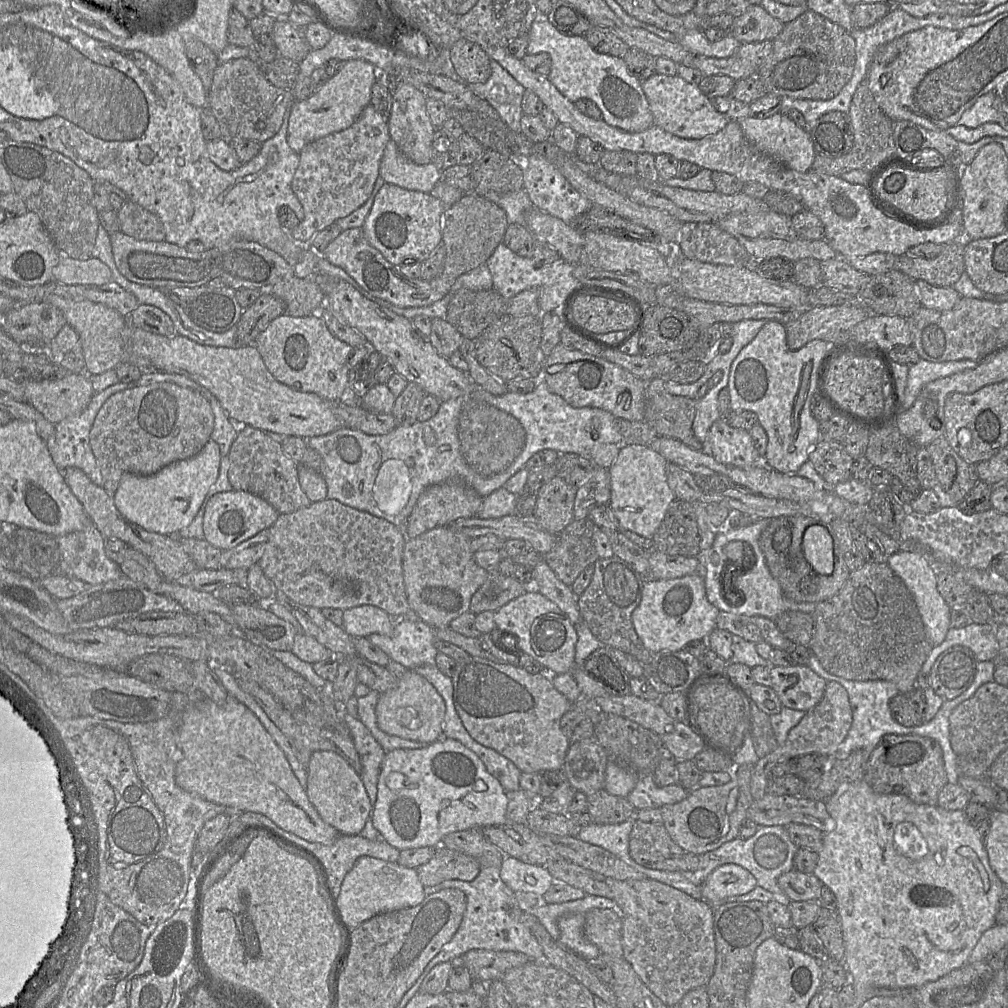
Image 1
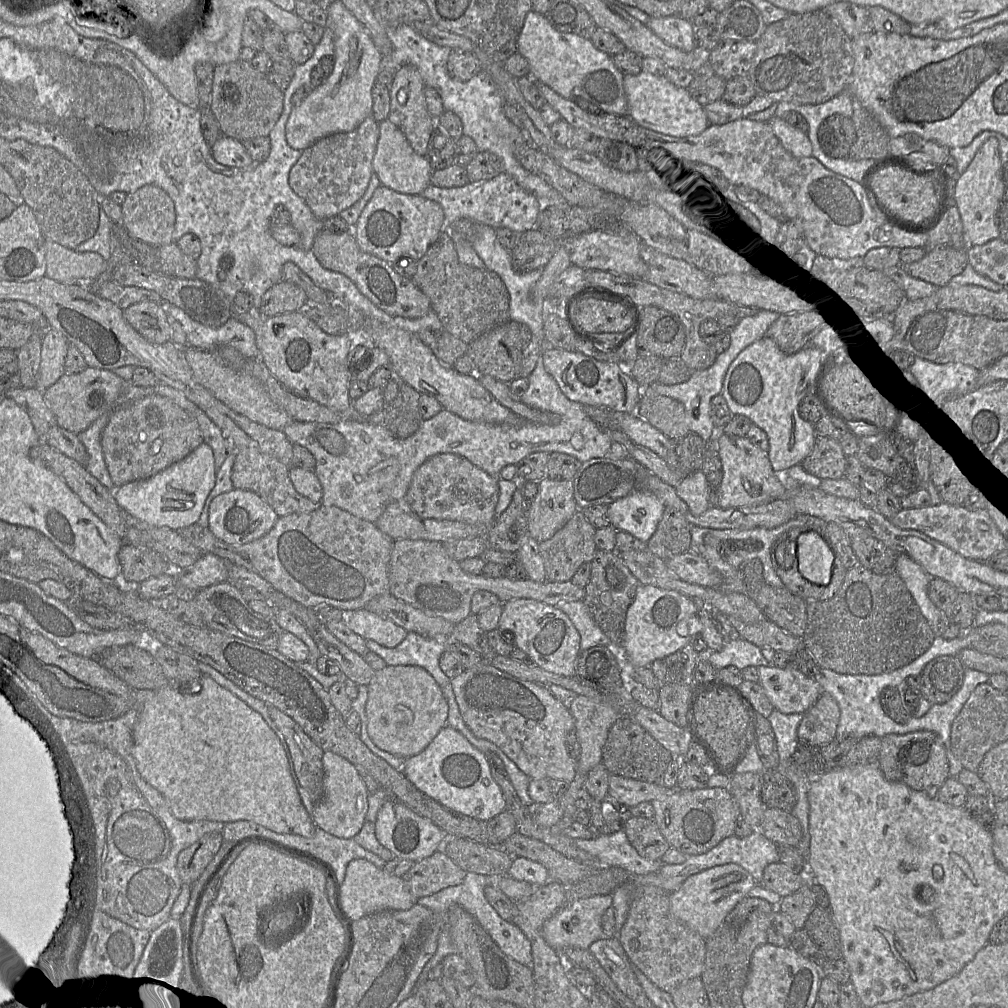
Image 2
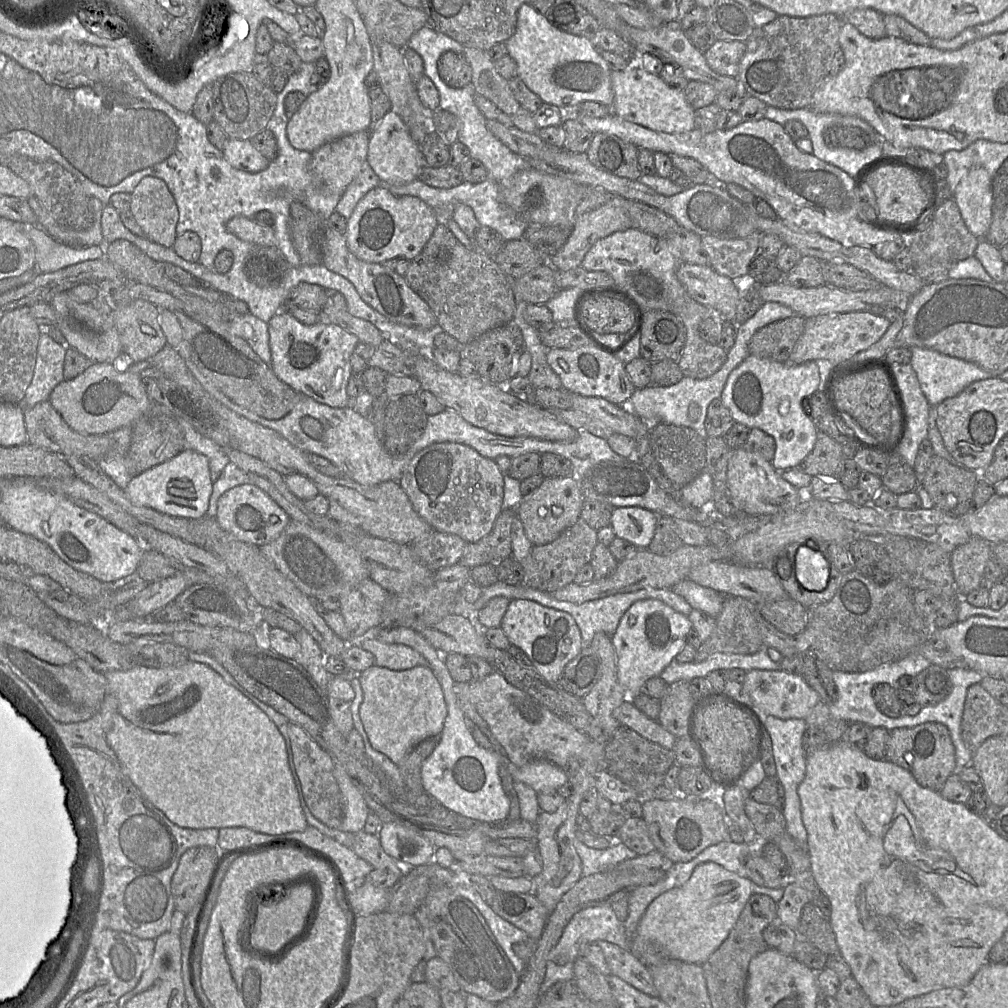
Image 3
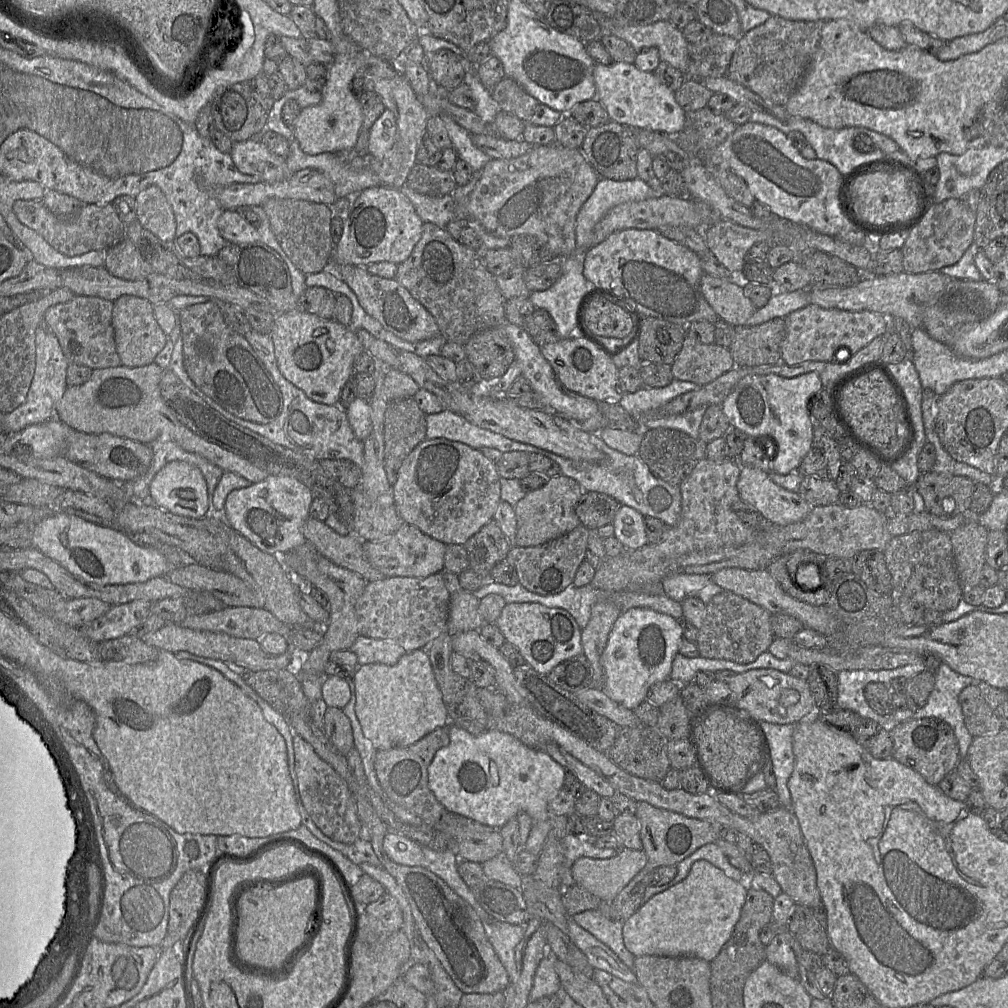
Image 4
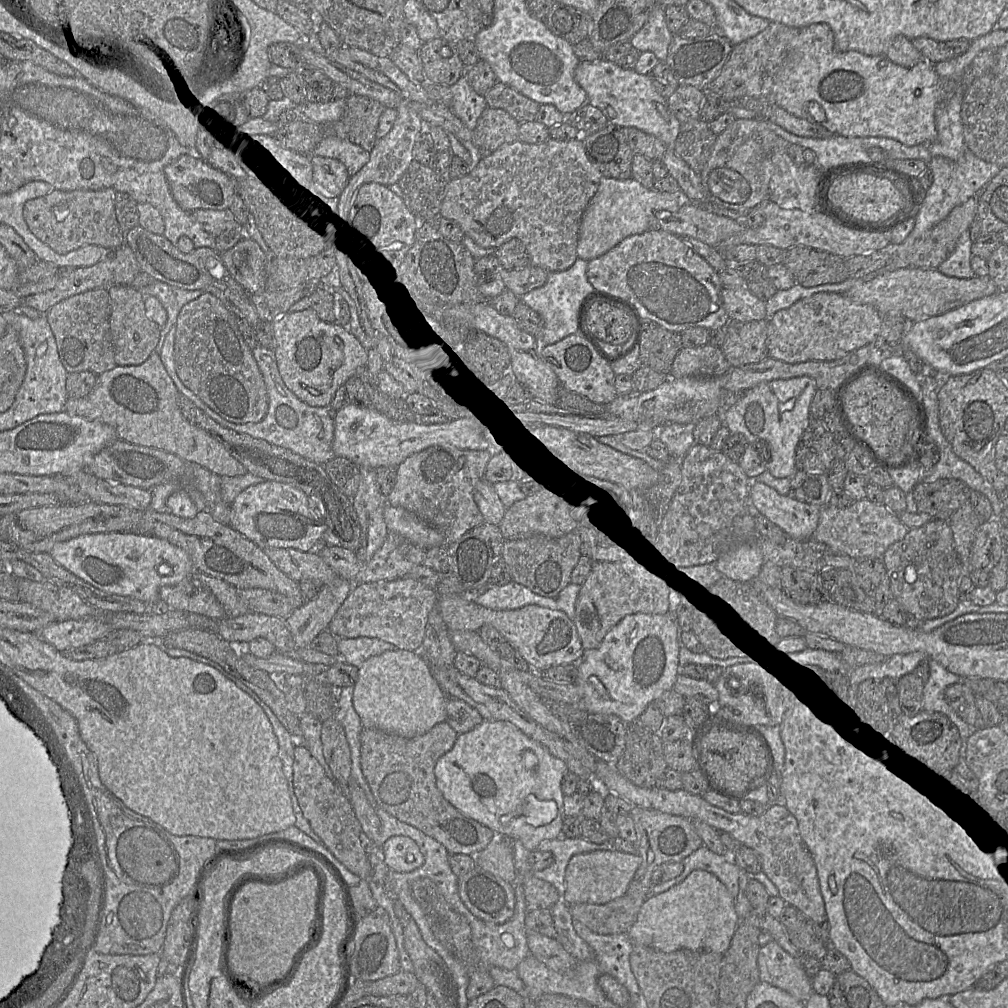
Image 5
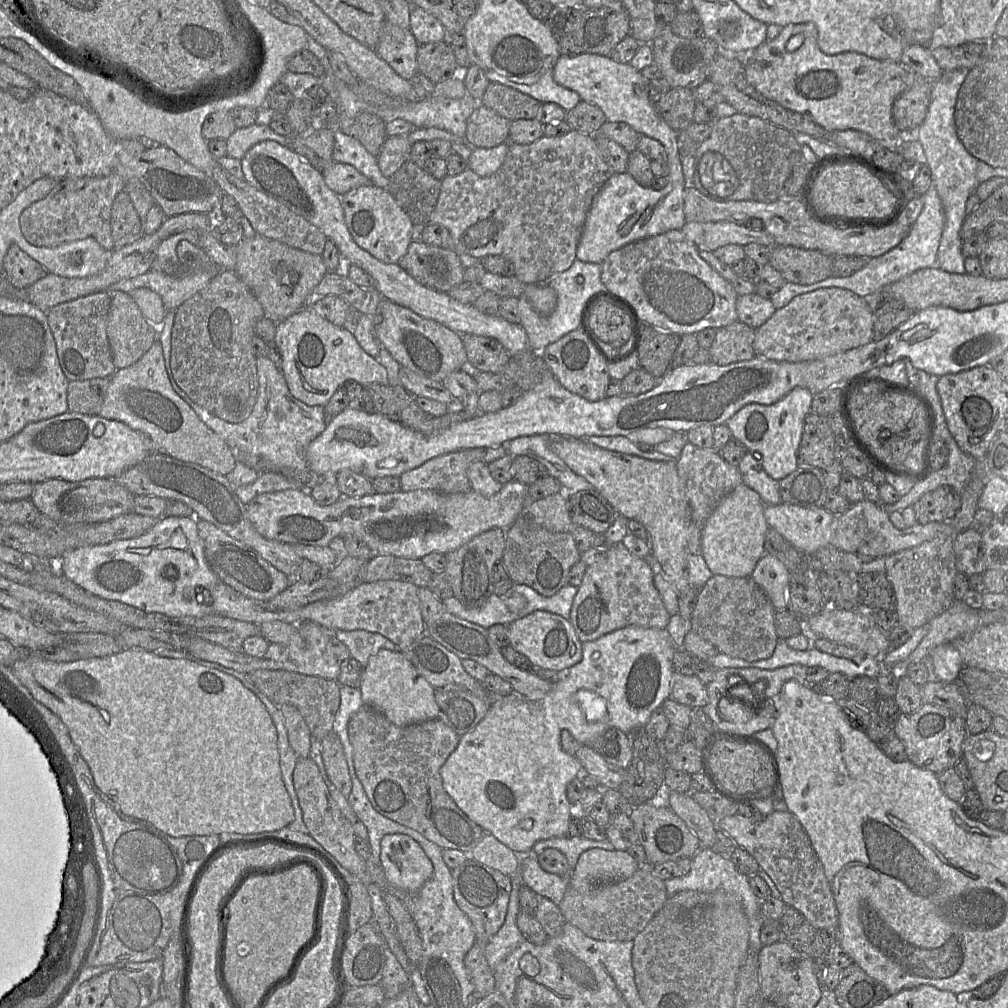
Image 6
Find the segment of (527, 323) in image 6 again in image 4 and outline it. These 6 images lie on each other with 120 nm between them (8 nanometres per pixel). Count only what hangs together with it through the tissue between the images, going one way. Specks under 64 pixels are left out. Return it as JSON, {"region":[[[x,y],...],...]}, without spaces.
{"region":[[[584,252],[563,258],[561,261],[562,274],[547,290],[530,292],[528,299],[536,309],[545,310],[553,319],[560,339],[568,339],[578,334],[578,315],[583,297],[591,291],[592,284],[584,277]]]}

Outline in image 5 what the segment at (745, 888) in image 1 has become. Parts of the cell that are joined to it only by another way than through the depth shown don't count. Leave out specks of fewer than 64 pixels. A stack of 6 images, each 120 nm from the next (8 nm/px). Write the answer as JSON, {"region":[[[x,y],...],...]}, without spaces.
{"region":[[[696,869],[667,891],[650,894],[627,935],[634,945],[662,952],[690,949],[724,954],[739,922],[735,898],[726,886],[714,874]]]}

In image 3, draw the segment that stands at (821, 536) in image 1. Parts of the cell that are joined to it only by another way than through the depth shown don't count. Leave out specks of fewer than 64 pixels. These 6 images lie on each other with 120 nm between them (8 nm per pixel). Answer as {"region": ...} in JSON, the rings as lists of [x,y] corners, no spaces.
{"region":[[[800,545],[795,555],[798,582],[809,591],[822,591],[830,578],[830,565],[824,555],[807,545]]]}

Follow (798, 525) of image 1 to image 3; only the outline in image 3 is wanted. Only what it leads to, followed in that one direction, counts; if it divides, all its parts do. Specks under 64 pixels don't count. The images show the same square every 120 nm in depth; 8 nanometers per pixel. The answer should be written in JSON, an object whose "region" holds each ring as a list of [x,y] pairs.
{"region":[[[802,543],[789,544],[779,551],[768,564],[755,567],[768,568],[788,597],[808,609],[829,602],[834,597],[843,574],[839,574],[834,567],[830,566],[830,578],[825,589],[818,592],[805,589],[798,582],[795,573],[795,555],[800,545]]]}

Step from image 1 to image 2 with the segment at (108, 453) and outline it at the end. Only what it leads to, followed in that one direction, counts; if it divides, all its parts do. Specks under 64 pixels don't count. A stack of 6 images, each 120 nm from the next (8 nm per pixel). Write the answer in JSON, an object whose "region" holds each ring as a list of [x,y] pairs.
{"region":[[[151,395],[112,409],[102,431],[101,447],[114,488],[147,479],[184,459],[204,443],[198,422],[172,400]]]}

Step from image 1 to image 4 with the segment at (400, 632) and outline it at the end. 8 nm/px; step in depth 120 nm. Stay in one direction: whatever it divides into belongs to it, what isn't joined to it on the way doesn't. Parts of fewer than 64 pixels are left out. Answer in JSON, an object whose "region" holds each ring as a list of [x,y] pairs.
{"region":[[[359,635],[349,648],[358,659],[358,666],[372,663],[395,665],[407,653],[398,643],[390,639],[369,638]]]}

